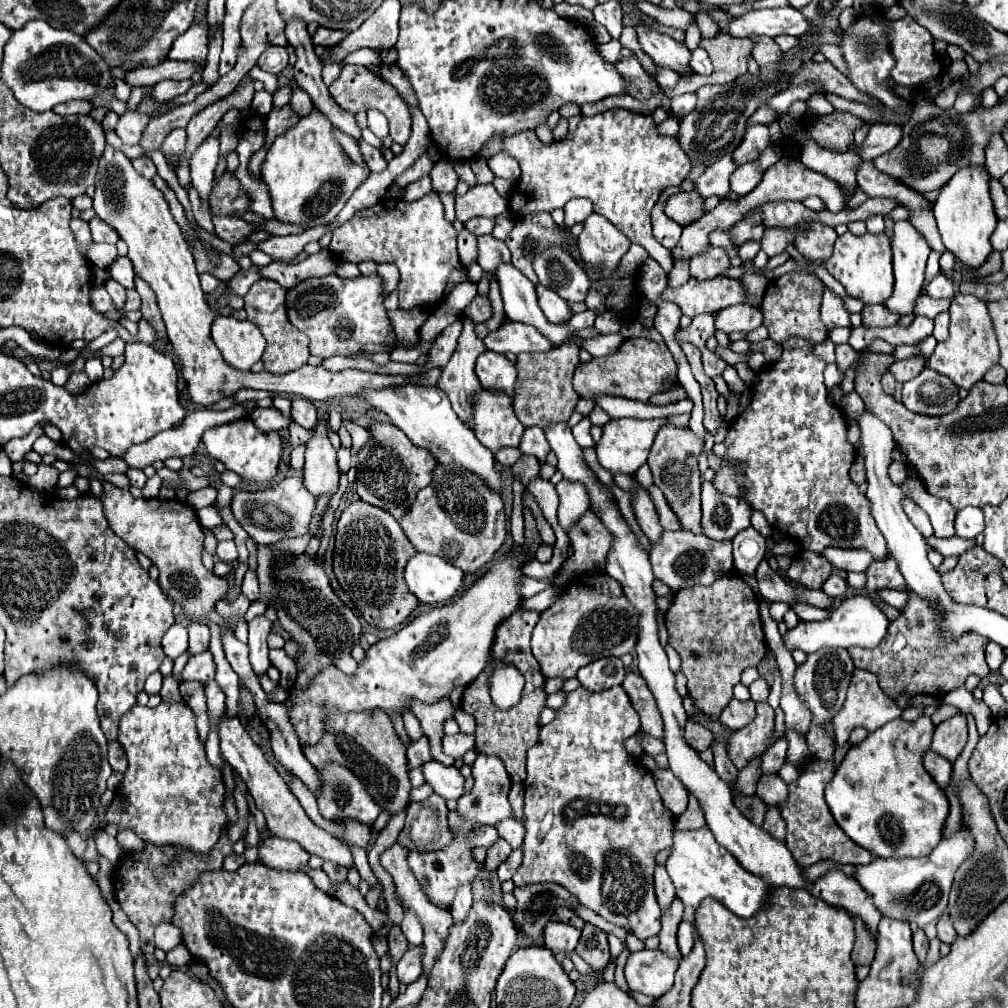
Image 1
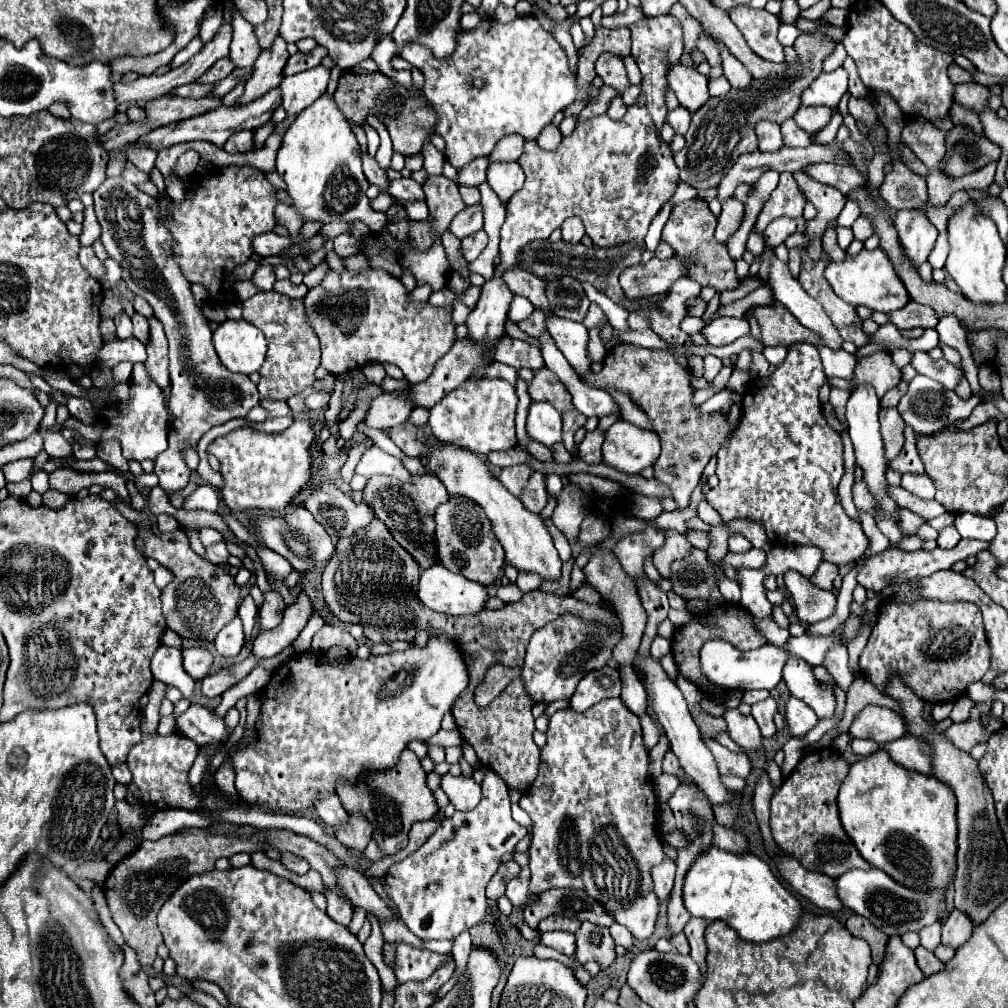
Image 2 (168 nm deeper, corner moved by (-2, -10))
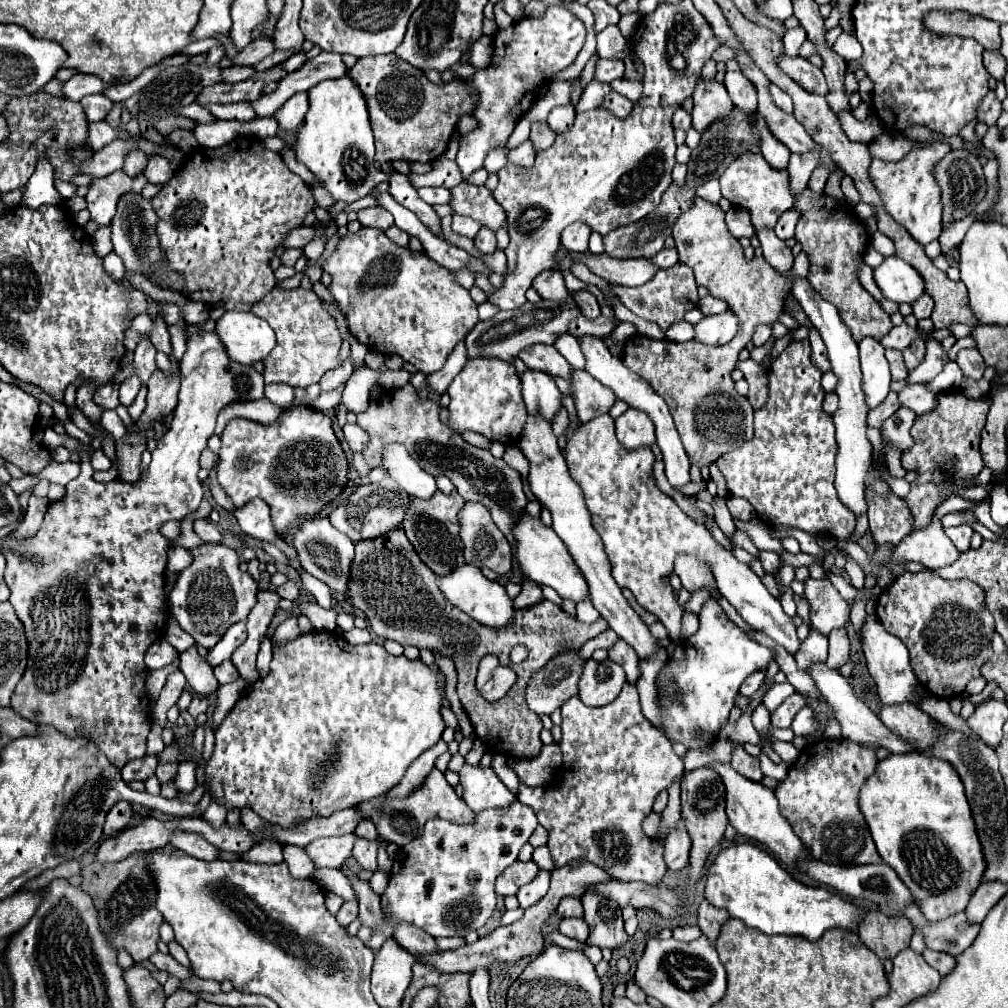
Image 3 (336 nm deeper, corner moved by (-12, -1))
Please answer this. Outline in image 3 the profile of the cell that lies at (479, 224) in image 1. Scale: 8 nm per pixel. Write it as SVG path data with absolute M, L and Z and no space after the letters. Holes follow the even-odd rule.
M482 227L474 239L474 245L482 255L492 255L496 251L496 235L490 229Z

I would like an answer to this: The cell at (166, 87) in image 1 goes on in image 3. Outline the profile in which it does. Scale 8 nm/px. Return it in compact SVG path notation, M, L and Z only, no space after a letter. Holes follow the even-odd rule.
M236 65L236 67L230 67L230 69L224 69L224 73L222 73L224 81L228 81L228 83L238 83L238 81L250 79L252 75L254 75L254 69L252 69L252 67L242 67L242 65Z

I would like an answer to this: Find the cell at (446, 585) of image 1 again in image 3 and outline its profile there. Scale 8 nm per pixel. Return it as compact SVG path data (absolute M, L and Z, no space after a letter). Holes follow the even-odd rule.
M462 565L462 567L454 569L450 575L440 577L438 587L454 607L462 609L464 613L468 613L474 621L478 621L484 627L504 629L514 619L516 609L514 609L514 603L512 603L512 599L508 597L506 589L504 589L504 585L500 585L498 581L486 579L482 575L482 571L478 567L474 567L474 565Z

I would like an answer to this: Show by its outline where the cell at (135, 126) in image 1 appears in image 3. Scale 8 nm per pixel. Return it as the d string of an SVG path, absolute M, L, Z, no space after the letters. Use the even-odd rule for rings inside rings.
M160 155L152 157L152 159L148 161L146 171L144 171L144 177L148 179L148 183L154 183L154 185L164 185L172 175L174 175L174 169L172 169L170 163L168 163L164 157L160 157Z

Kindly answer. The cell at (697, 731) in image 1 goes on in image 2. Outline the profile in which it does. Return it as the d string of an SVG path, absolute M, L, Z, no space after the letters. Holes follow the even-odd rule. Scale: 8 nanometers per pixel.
M704 740L704 744L712 752L720 774L732 774L732 776L740 776L740 778L746 778L750 774L750 760L746 754L742 754L742 752L736 754L714 740Z

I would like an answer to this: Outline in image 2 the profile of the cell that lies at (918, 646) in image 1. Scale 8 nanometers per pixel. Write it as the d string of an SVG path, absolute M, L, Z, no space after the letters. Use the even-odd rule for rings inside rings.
M918 600L916 604L882 604L876 632L872 632L860 656L862 676L868 678L880 692L886 692L888 680L892 676L898 676L908 688L914 690L918 698L930 704L960 698L962 694L966 694L966 686L970 682L982 680L988 668L990 668L990 648L984 634L982 614L976 604L968 602Z

